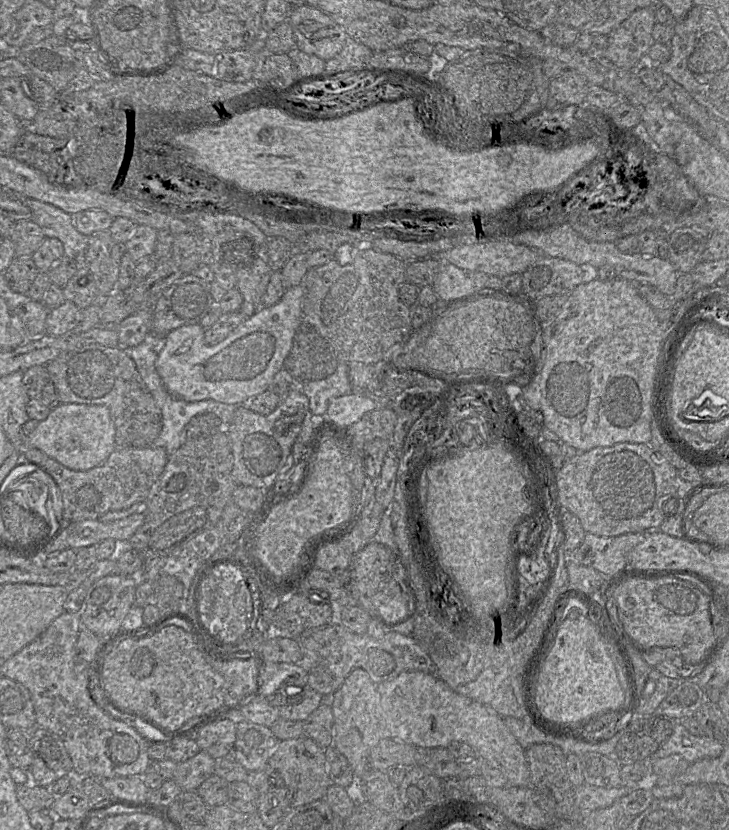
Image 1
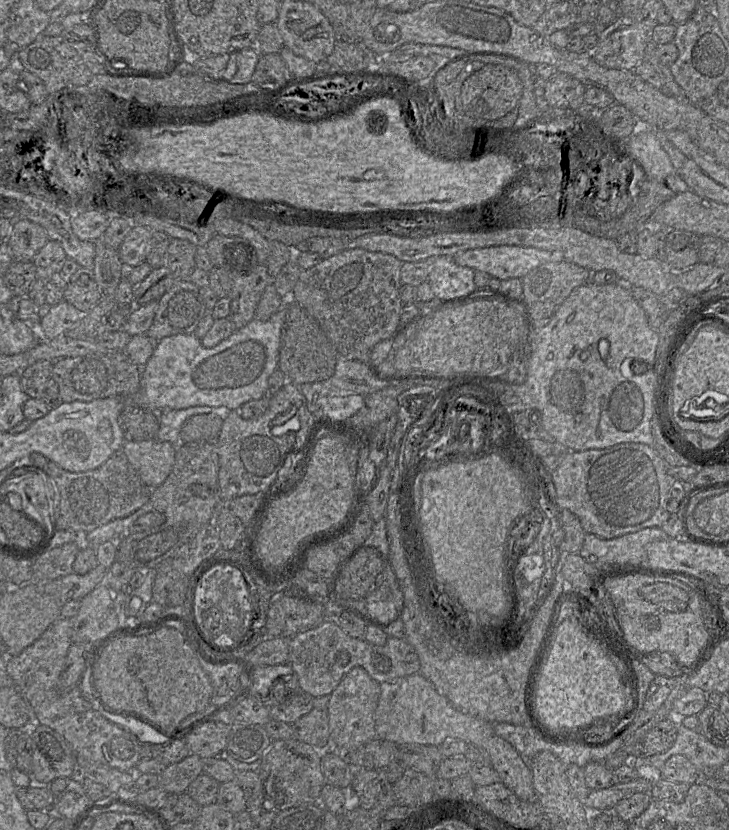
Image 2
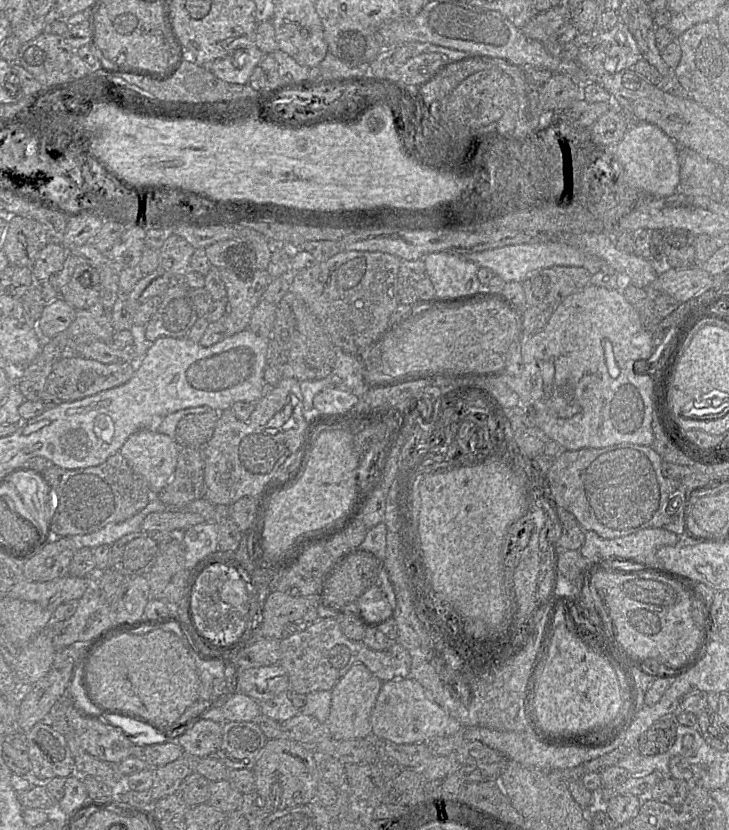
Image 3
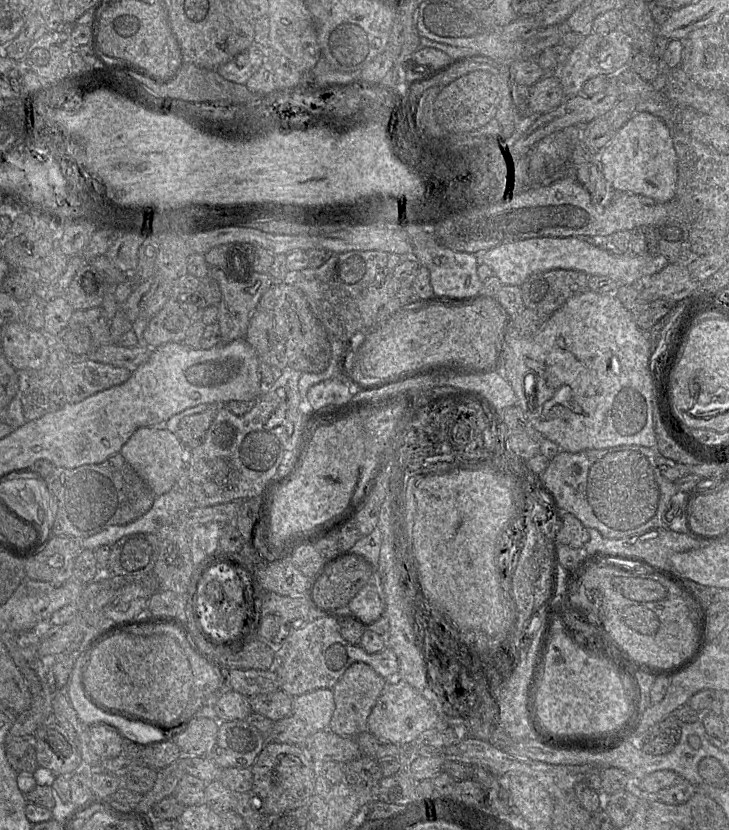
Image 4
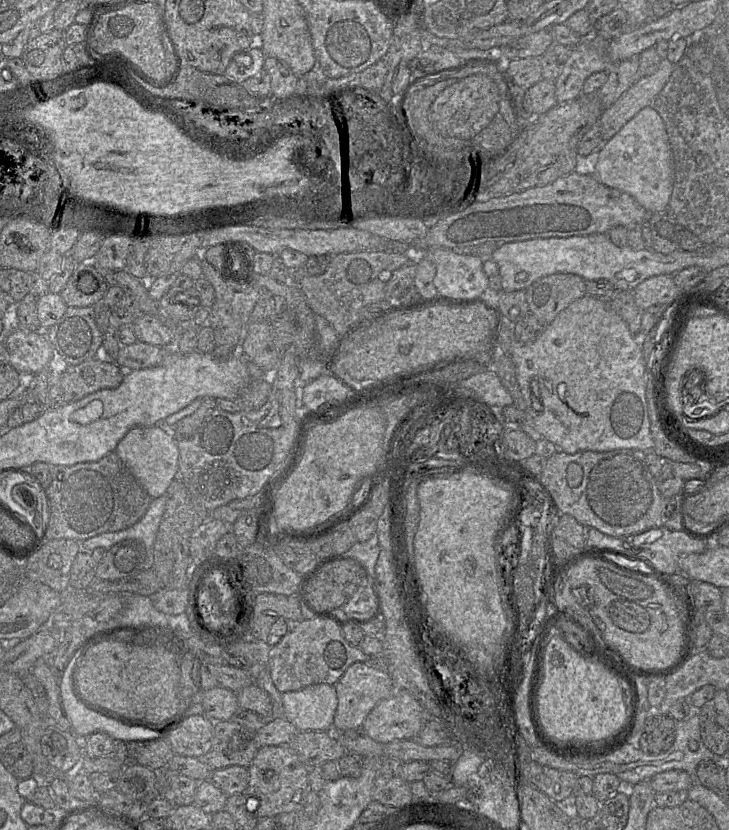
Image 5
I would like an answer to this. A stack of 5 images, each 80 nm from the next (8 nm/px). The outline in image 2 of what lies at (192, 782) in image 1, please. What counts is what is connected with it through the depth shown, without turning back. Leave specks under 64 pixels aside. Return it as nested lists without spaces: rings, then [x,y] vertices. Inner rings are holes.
[[[190,754],[178,763],[166,766],[159,775],[158,787],[169,794],[185,793],[188,786],[203,773],[203,759]]]

